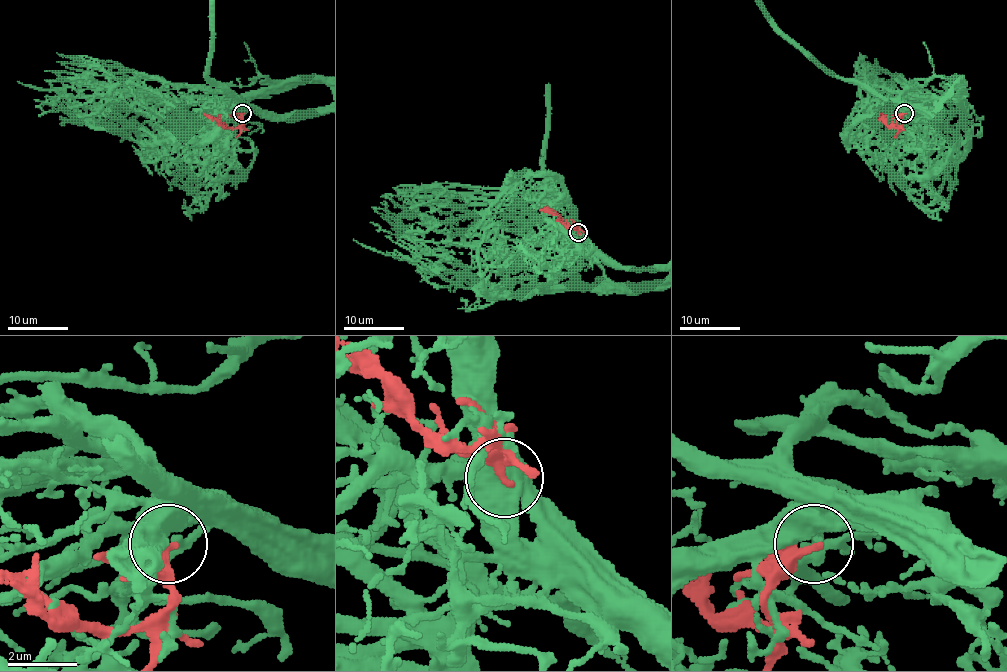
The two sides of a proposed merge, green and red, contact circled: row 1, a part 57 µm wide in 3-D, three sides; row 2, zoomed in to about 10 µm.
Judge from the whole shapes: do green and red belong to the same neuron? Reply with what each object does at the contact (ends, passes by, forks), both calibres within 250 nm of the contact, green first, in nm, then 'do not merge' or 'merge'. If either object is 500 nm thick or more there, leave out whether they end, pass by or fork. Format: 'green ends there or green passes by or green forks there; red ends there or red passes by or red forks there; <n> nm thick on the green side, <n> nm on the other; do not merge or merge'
500 nm thick on the green side, 220 nm on the other; do not merge

